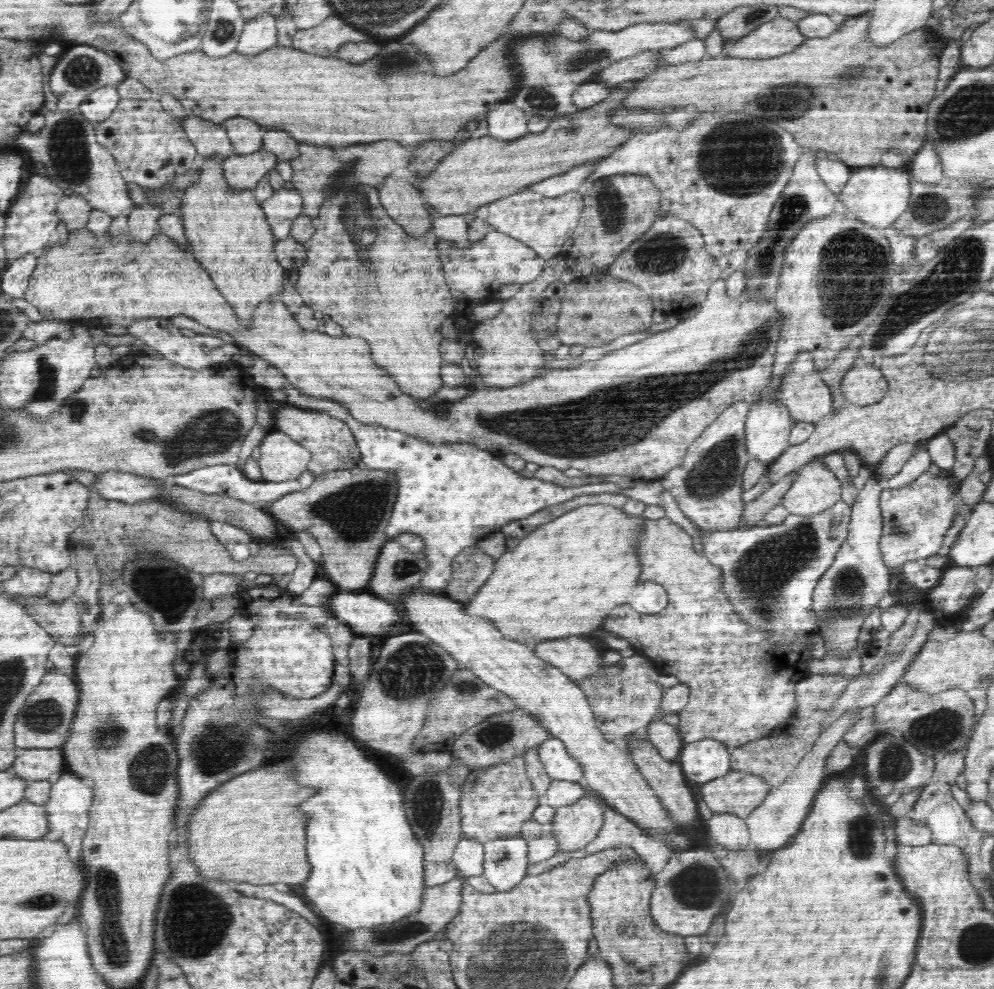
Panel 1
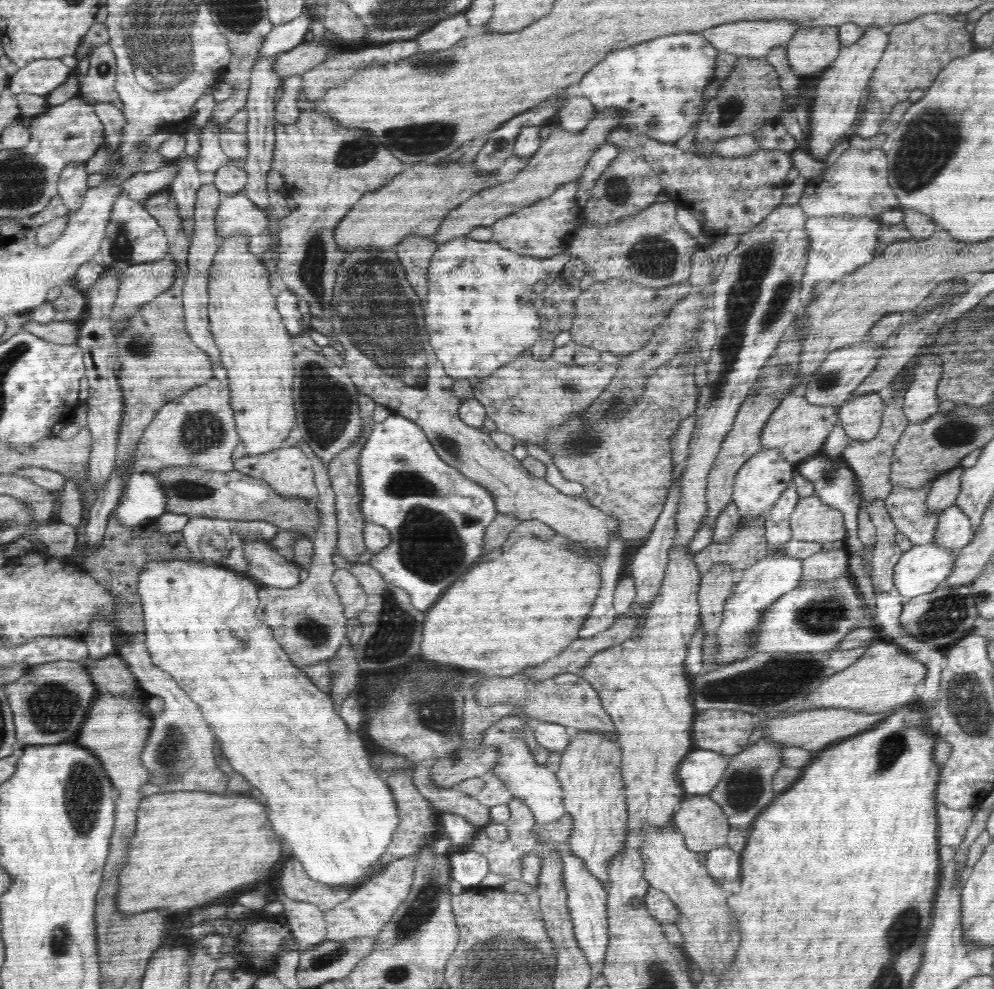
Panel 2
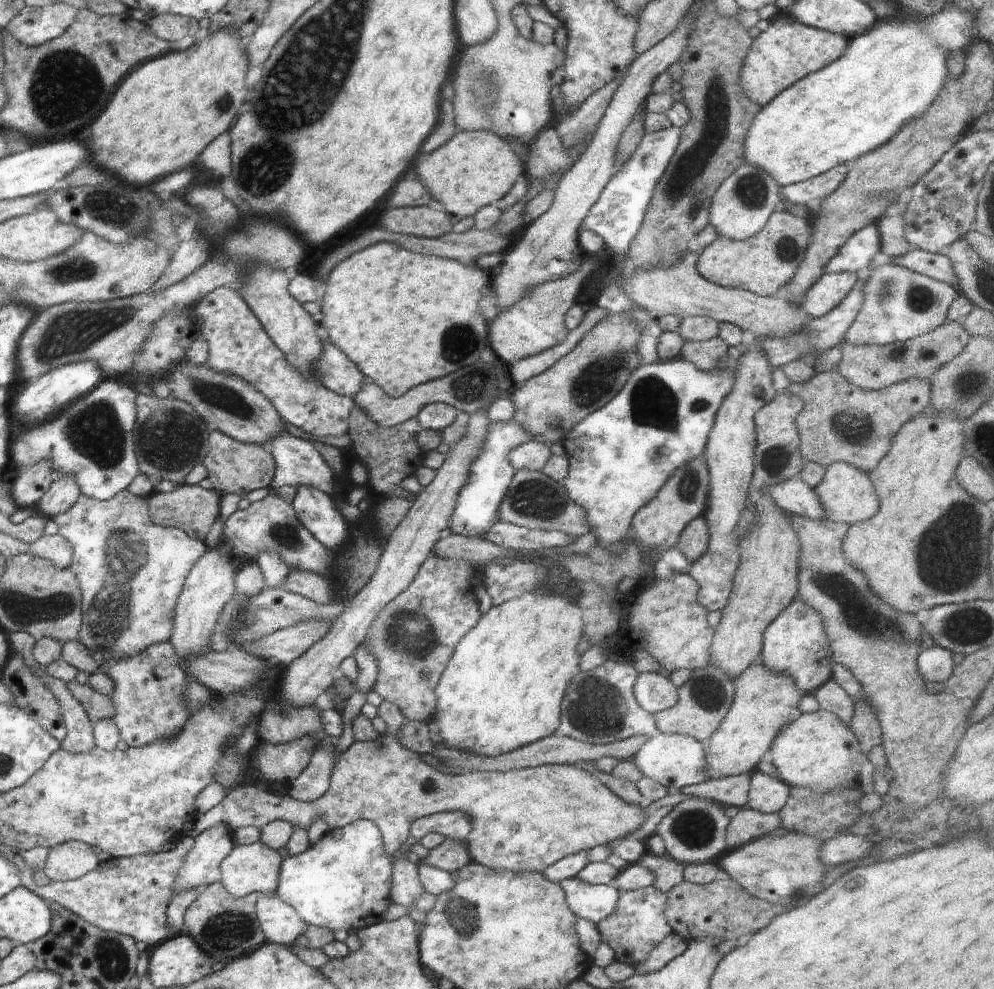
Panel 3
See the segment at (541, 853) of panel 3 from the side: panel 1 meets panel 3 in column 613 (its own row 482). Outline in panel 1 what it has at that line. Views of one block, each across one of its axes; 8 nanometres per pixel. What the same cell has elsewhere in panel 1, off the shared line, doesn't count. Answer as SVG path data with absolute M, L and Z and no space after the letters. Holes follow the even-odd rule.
M820 458L802 465L792 477L792 486L781 500L781 504L789 513L818 514L841 499L843 482L820 461Z

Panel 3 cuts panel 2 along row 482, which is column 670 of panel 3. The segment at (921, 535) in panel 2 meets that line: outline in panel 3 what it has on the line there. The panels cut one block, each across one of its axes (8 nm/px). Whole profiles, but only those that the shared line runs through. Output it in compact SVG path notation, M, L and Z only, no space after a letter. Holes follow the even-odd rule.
M654 886L635 891L620 891L613 913L597 924L601 940L612 948L616 959L631 966L632 973L645 962L650 951L673 932L665 917L666 907L667 893Z

